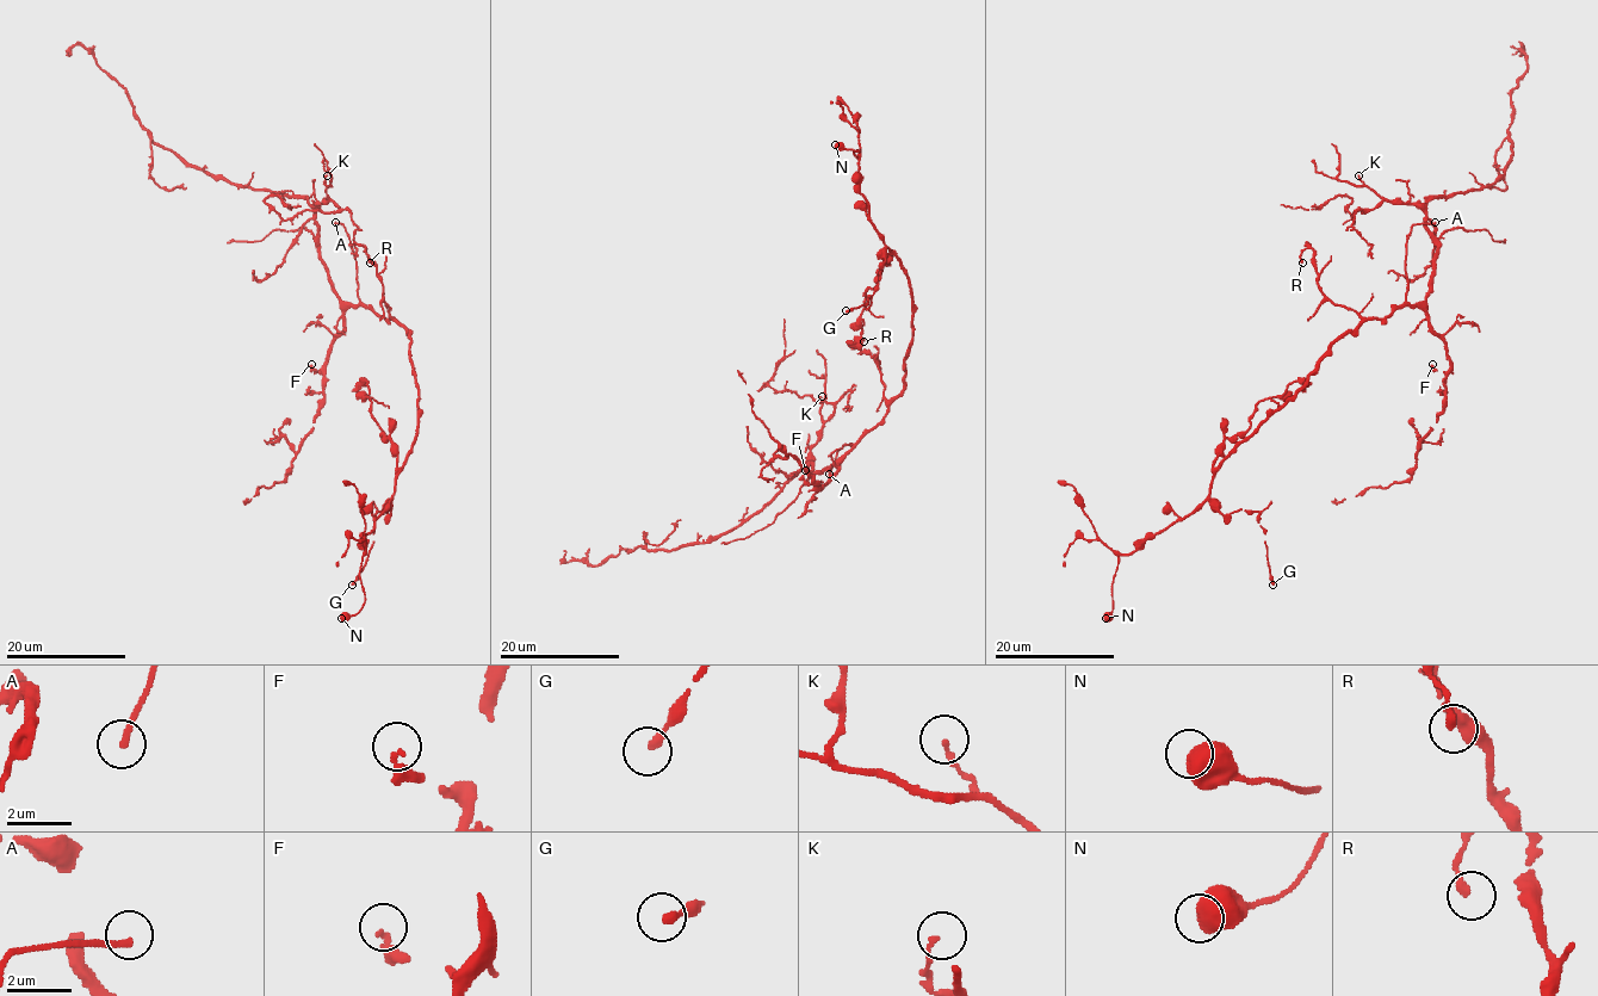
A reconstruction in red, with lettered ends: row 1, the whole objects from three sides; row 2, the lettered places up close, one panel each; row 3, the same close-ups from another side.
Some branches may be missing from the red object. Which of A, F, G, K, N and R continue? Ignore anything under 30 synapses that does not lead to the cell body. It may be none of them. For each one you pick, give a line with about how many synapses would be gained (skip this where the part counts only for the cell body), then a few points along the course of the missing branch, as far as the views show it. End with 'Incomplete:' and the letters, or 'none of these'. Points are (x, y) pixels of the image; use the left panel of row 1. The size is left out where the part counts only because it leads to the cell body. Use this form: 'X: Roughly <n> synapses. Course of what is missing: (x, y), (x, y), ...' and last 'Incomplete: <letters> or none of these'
Incomplete: A

